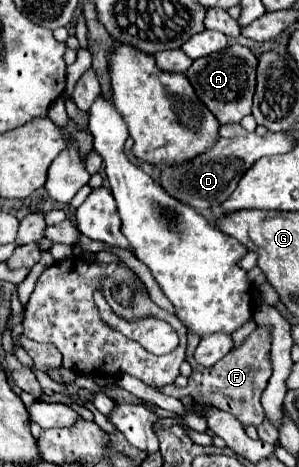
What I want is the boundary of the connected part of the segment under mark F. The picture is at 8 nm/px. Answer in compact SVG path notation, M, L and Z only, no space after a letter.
M258 325L238 349L232 349L222 361L218 361L212 367L196 365L194 359L186 357L186 361L192 365L192 375L188 377L188 385L184 387L186 395L194 397L194 401L212 403L214 407L232 413L236 419L240 419L242 425L258 427L264 421L264 409L260 405L260 395L272 375L270 345L272 345L270 327Z

